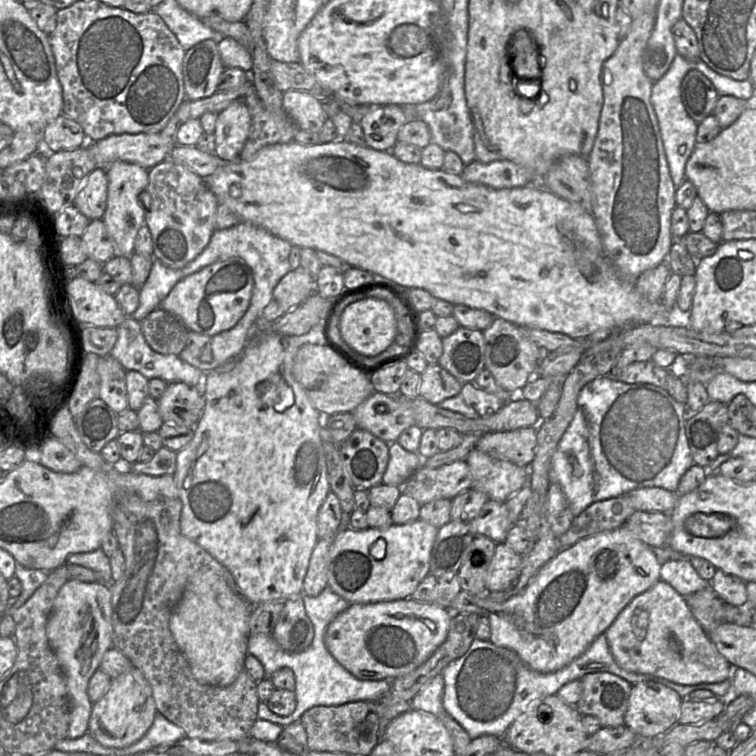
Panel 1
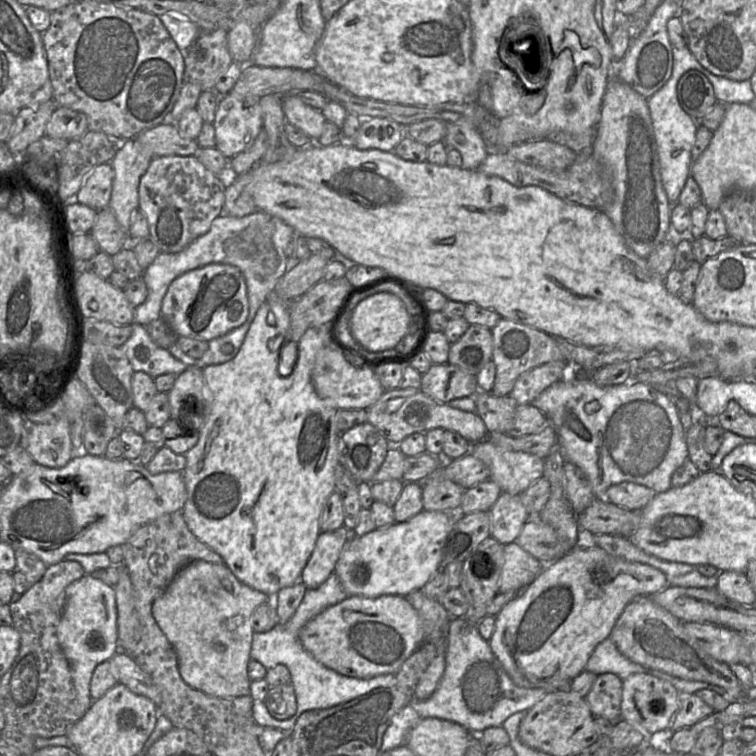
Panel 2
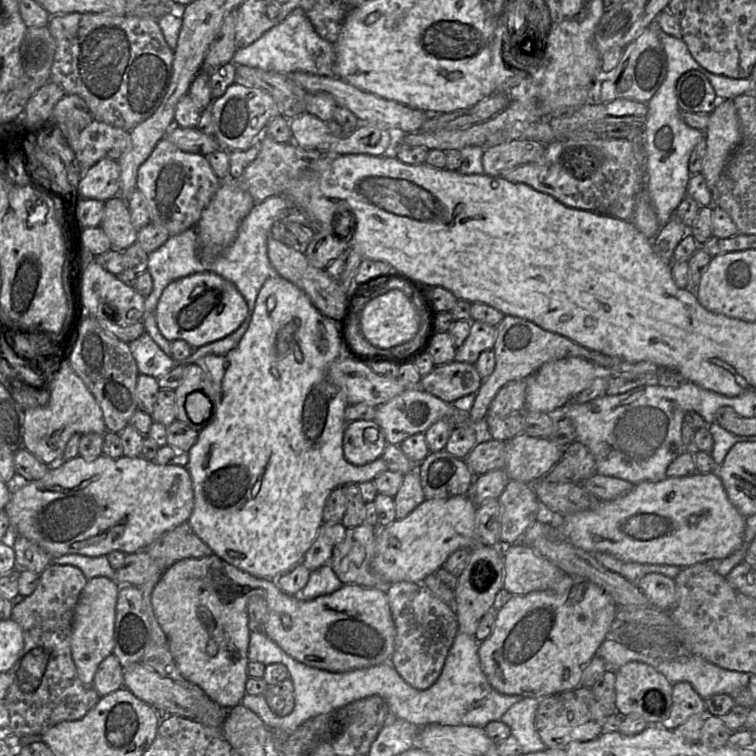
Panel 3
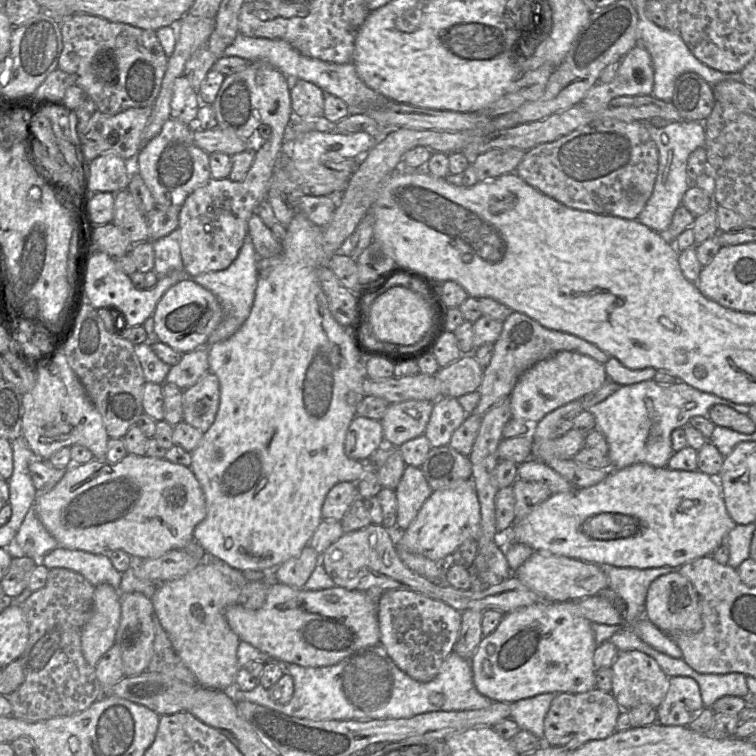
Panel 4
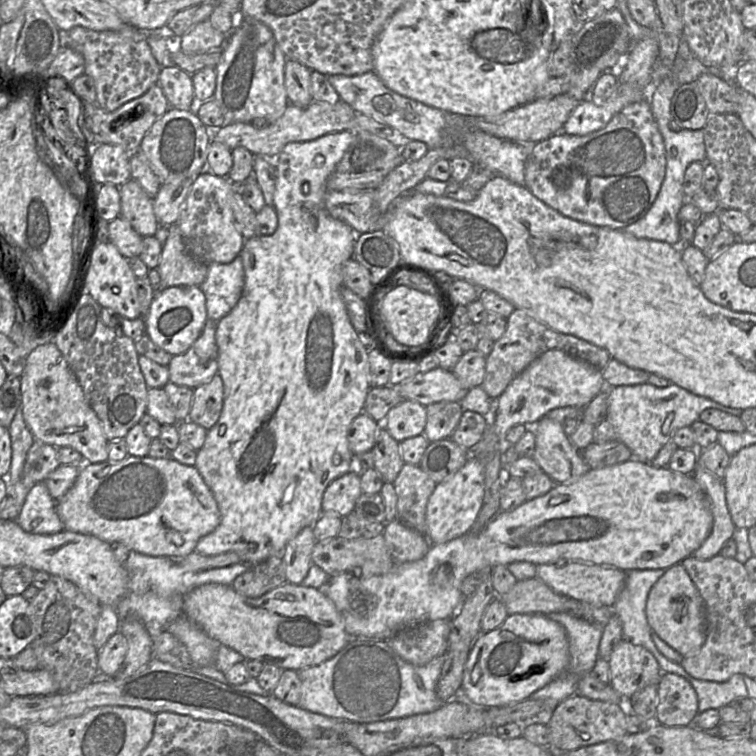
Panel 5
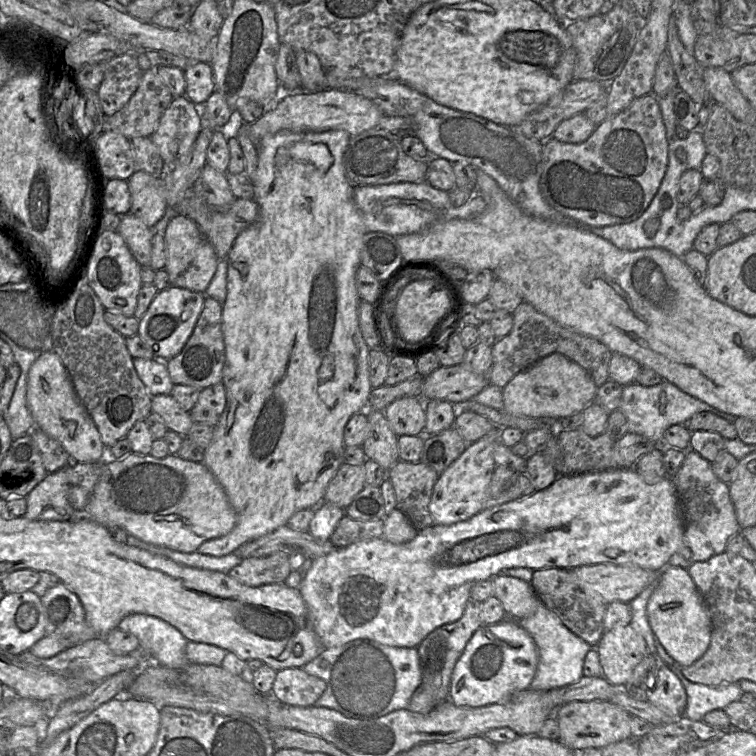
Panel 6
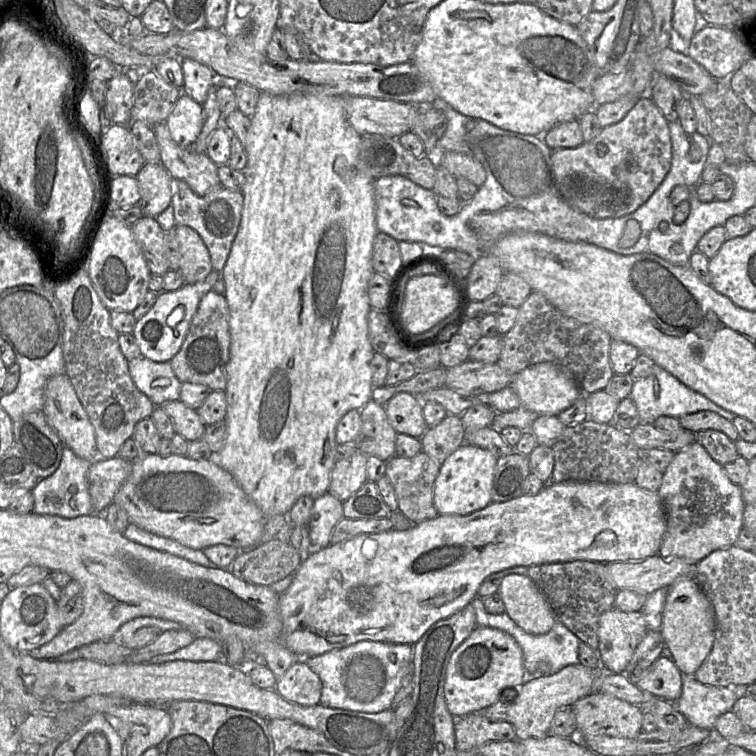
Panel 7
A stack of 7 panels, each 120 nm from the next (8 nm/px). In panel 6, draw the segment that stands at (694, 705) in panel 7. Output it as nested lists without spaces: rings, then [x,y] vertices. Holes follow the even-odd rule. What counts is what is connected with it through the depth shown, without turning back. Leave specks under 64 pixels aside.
[[[669,666],[682,682],[687,693],[687,706],[684,717],[702,721],[704,716],[714,710],[724,710],[730,703],[738,701],[744,693],[740,684],[727,683],[720,686],[707,686],[689,681],[679,668]]]

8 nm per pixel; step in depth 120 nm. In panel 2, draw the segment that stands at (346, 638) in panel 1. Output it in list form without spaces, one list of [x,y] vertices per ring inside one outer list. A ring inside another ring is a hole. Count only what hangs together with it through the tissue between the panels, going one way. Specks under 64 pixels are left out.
[[[348,596],[312,620],[299,632],[303,648],[325,667],[348,677],[369,679],[396,674],[423,644],[424,631],[417,611],[403,596]]]

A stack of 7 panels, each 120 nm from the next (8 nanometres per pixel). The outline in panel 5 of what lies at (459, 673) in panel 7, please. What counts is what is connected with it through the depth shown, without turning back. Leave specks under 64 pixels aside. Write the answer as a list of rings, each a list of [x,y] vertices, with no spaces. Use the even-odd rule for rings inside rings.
[[[509,614],[501,626],[489,632],[481,632],[474,641],[465,664],[460,692],[465,696],[465,700],[472,705],[485,708],[506,706],[528,699],[534,692],[563,675],[566,672],[569,664],[569,641],[567,633],[560,623],[551,620],[547,615],[544,614]]]

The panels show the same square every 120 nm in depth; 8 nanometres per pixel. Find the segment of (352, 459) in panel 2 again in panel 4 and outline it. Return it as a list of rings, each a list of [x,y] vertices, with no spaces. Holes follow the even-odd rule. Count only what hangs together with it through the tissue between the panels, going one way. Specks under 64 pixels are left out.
[[[356,415],[348,427],[344,450],[347,457],[363,461],[383,443],[381,420]]]

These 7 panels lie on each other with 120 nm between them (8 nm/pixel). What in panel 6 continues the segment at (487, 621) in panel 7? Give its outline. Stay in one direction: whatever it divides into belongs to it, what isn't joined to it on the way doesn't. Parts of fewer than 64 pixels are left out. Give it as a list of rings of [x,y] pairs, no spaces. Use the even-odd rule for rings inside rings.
[[[542,603],[534,614],[516,621],[531,635],[538,650],[537,671],[530,689],[550,691],[573,684],[583,677],[585,656],[592,646],[571,632],[554,612]]]

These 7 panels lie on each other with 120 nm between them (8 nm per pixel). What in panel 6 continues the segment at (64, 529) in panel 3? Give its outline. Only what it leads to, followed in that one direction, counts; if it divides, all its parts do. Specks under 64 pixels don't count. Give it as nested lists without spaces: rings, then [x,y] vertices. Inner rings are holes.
[[[131,452],[122,459],[106,458],[102,464],[102,474],[94,487],[89,503],[82,511],[76,511],[76,516],[84,516],[85,518],[92,519],[107,528],[115,526],[121,527],[125,529],[129,535],[133,535],[146,543],[164,546],[184,553],[196,552],[201,544],[208,540],[227,535],[236,525],[236,514],[229,503],[227,495],[207,466],[204,463],[184,460],[176,454],[170,454],[165,458],[155,458],[152,455]]]

